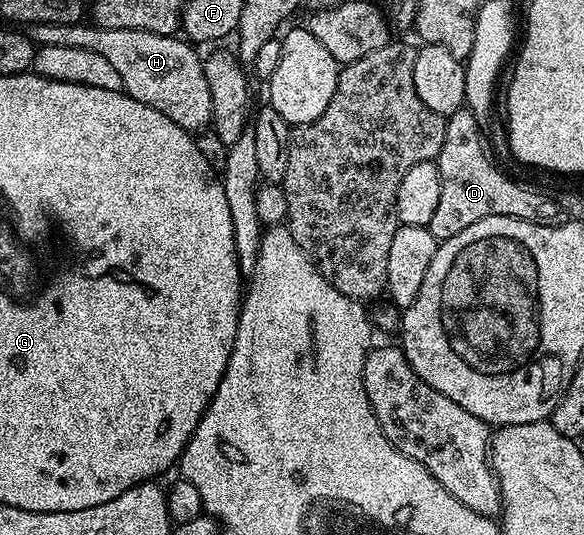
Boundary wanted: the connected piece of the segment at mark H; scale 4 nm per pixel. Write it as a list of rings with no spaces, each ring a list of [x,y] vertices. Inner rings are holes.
[[[86,21],[68,26],[37,24],[30,27],[29,37],[36,47],[86,48],[88,52],[97,52],[121,72],[122,91],[133,100],[157,108],[161,116],[169,116],[173,124],[188,132],[203,132],[211,126],[213,100],[209,100],[203,58],[195,51],[198,49],[182,37],[133,28],[101,28]]]

